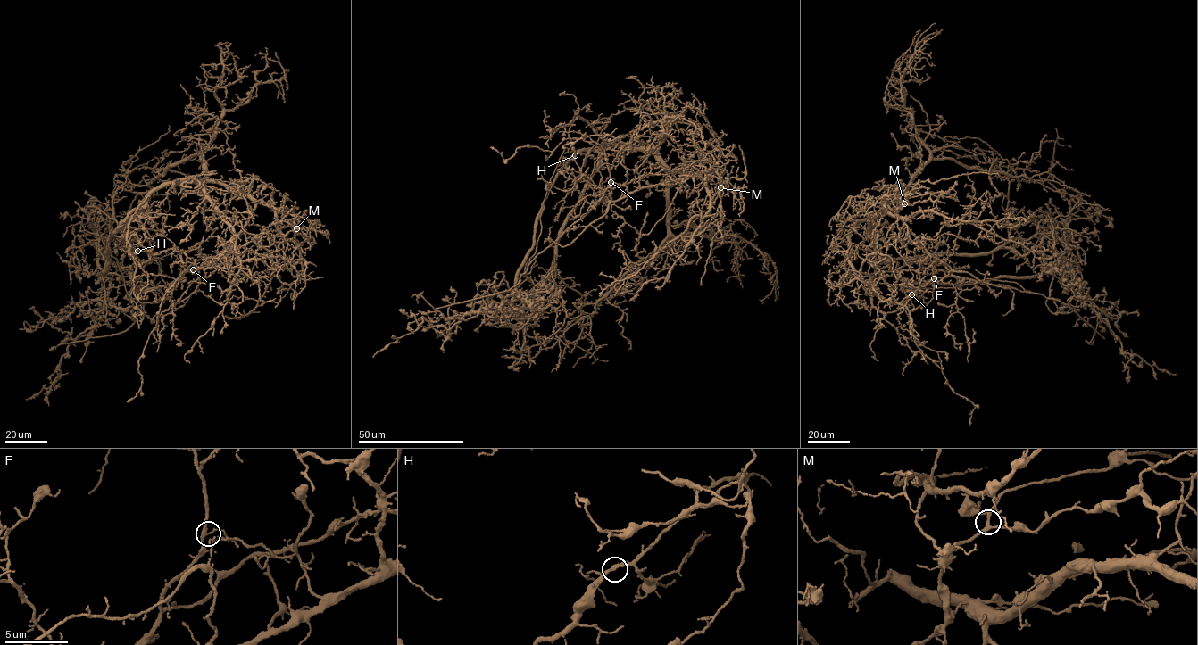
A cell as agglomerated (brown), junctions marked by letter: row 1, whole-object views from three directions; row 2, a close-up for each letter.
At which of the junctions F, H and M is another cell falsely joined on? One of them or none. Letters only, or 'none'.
F

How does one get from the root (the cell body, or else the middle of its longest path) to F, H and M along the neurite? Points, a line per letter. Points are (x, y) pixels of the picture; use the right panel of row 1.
F: (886, 260), (908, 258), (917, 260), (920, 267), (933, 256), (934, 263), (943, 264), (952, 275), (934, 278)
H: (886, 260), (886, 267), (876, 268), (870, 291), (871, 304), (884, 313), (888, 312), (897, 310), (911, 294)
M: (886, 260), (877, 251), (869, 227), (883, 205), (882, 202), (899, 219), (896, 212), (904, 203)

